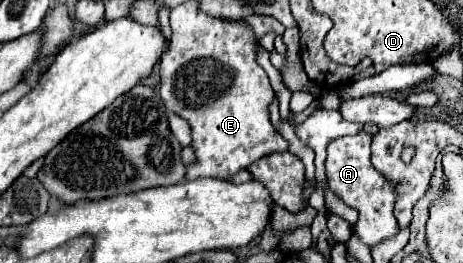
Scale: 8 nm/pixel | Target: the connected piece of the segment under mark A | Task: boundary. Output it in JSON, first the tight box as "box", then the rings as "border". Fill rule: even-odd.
{"box":[326,131,398,245],"border":[[[360,131],[358,135],[354,137],[340,137],[336,141],[332,141],[328,145],[328,159],[326,159],[326,175],[328,175],[328,187],[330,191],[340,199],[344,201],[346,205],[358,209],[360,217],[358,217],[358,223],[354,225],[354,233],[360,235],[360,239],[366,243],[366,245],[376,245],[388,237],[394,237],[396,231],[398,231],[398,221],[394,219],[392,211],[394,211],[394,203],[396,203],[396,185],[392,181],[388,181],[384,175],[380,175],[380,171],[376,171],[370,163],[370,141],[372,137],[366,133],[366,131]]]}

